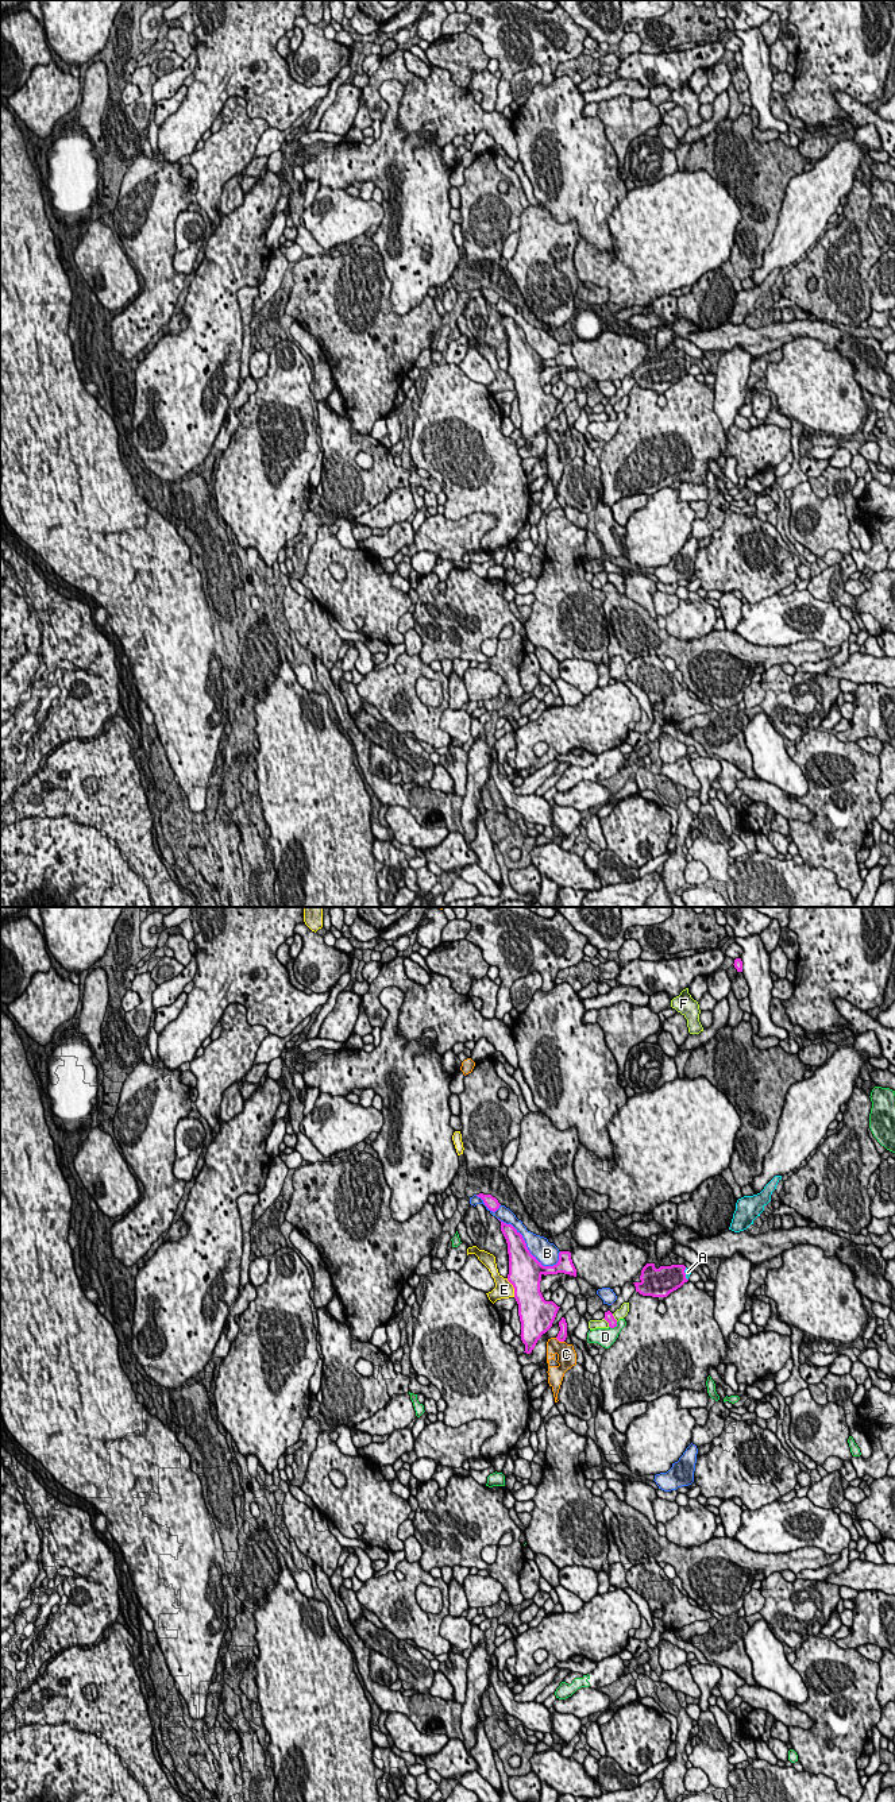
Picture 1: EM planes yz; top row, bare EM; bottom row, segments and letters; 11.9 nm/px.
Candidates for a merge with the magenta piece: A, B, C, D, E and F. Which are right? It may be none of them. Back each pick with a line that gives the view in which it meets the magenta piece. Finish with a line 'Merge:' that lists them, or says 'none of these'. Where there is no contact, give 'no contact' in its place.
A: meets magenta in yz
Merge: A

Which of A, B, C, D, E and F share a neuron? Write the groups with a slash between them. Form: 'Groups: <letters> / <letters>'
Groups: A / B / C F / D / E

